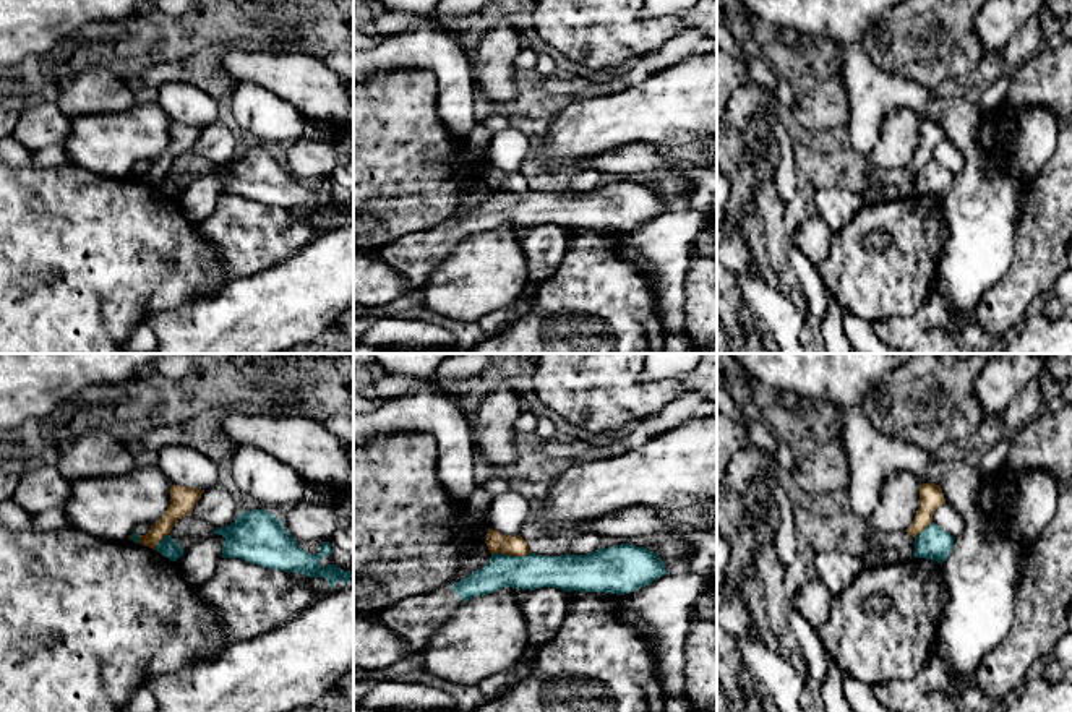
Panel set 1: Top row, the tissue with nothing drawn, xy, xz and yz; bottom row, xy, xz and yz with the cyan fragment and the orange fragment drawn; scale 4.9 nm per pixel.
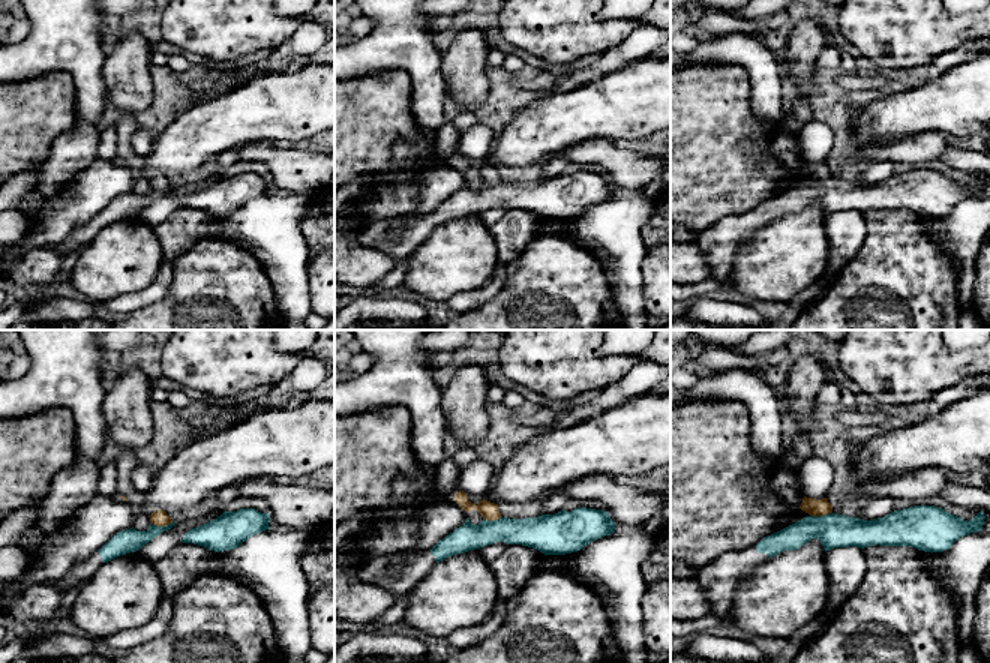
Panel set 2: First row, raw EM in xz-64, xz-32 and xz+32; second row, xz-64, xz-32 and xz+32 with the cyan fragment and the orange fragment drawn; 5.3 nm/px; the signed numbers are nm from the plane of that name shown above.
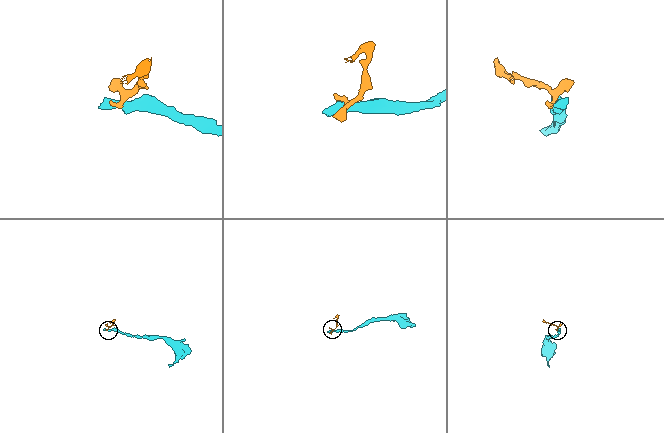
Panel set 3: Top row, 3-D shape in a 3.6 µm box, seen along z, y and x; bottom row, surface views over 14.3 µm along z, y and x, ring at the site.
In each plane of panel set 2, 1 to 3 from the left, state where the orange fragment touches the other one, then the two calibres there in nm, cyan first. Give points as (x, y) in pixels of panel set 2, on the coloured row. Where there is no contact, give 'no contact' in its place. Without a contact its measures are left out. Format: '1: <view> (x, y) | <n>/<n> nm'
1: xz-64 (161, 527) | 130/90 nm
2: xz-32 (492, 521) | 170/100 nm
3: xz+32 (821, 516) | 180/100 nm

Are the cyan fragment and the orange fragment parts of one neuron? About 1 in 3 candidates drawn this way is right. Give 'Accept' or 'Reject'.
Reject

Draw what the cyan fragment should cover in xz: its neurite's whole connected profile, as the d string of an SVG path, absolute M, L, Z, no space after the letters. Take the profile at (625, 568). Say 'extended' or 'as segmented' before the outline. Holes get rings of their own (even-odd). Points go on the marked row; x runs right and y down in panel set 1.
extended; M629 543L598 548L587 555L512 556L495 553L478 571L430 592L407 597L384 608L378 620L409 644L407 657L420 652L452 610L472 597L503 587L556 587L566 592L629 594L668 574L650 550Z

